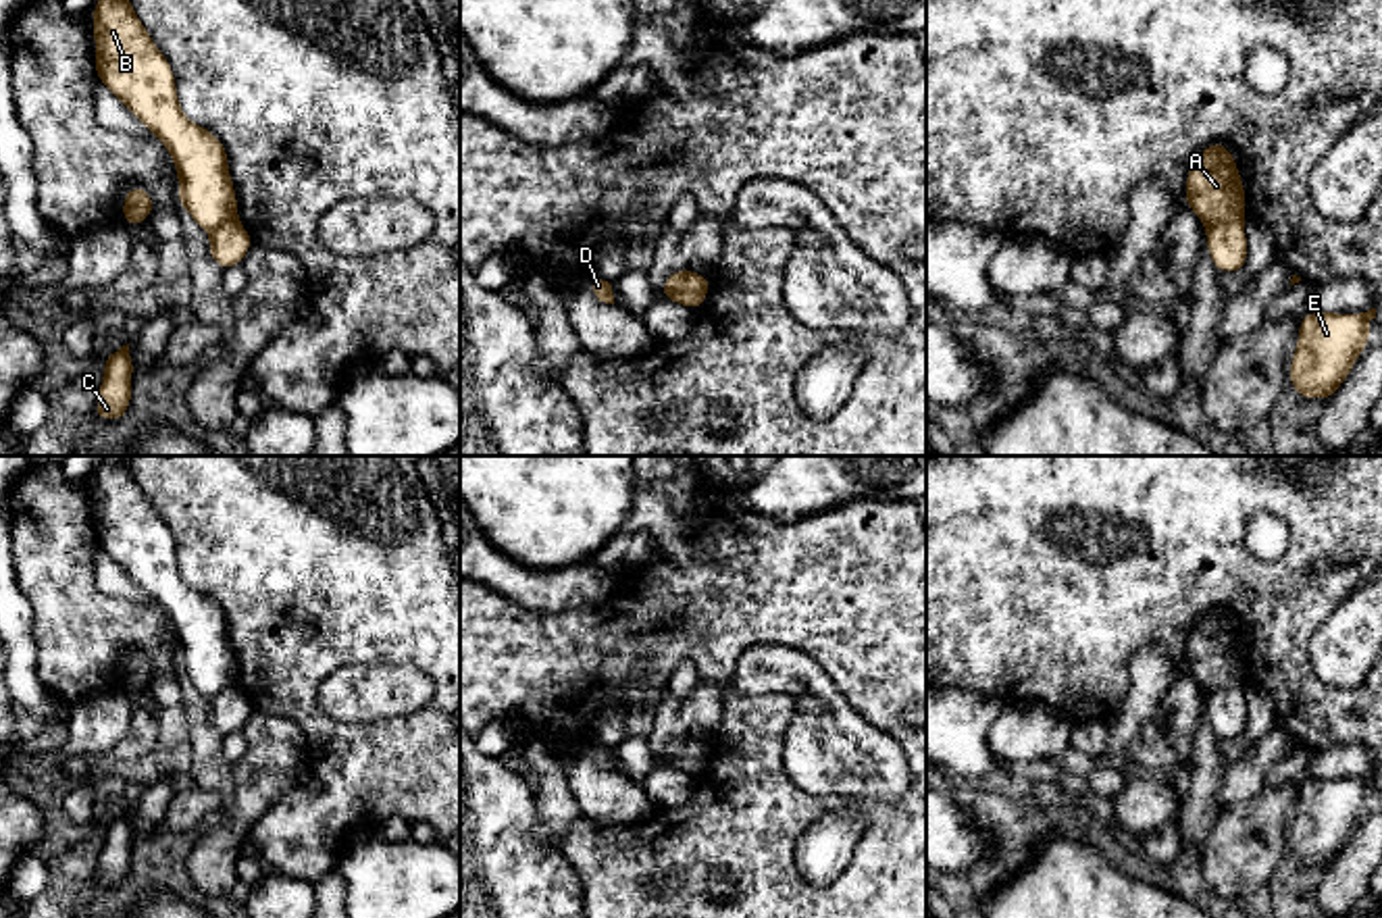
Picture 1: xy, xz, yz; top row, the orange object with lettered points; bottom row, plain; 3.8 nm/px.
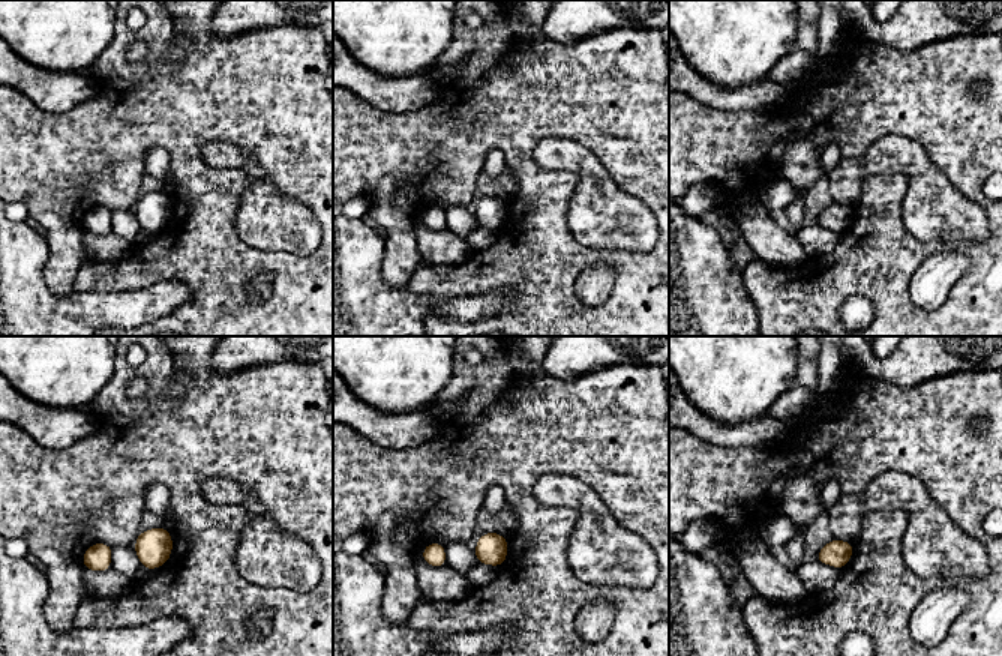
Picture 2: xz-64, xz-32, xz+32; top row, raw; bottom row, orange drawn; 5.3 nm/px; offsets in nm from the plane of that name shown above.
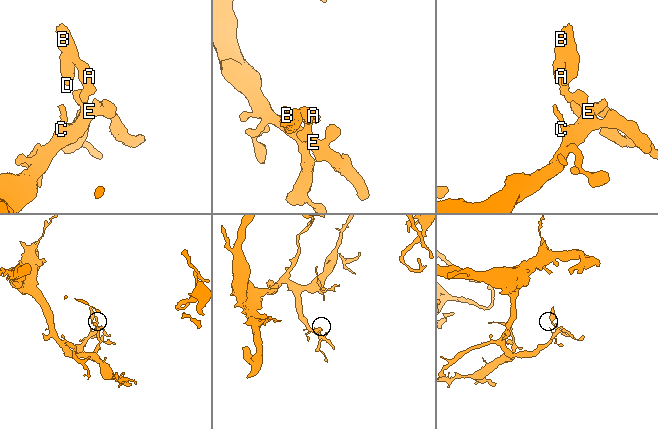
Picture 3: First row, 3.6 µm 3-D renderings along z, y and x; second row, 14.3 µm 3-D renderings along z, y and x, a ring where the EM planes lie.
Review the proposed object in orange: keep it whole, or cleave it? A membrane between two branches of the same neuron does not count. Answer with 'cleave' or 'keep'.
cleave

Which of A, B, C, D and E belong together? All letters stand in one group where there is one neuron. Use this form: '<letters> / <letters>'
A B D / C E

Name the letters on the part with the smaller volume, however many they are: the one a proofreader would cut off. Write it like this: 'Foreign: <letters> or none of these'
Foreign: A, B, D

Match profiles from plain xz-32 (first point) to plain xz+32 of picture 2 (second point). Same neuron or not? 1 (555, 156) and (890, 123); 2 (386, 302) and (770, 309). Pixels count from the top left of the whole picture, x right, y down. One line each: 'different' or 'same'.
1: different
2: different

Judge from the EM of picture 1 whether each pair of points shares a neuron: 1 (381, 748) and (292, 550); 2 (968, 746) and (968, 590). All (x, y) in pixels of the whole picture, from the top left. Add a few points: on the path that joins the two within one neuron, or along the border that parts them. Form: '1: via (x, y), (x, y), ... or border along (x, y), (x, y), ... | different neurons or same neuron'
1: via (323, 727), (298, 702), (298, 608) | same neuron
2: border along (948, 685), (997, 696), (1006, 704) | different neurons

